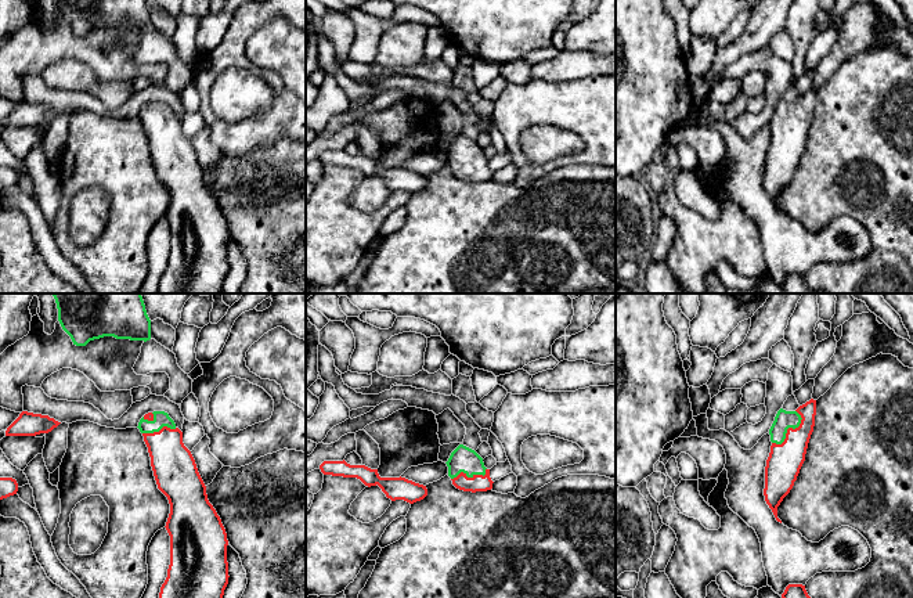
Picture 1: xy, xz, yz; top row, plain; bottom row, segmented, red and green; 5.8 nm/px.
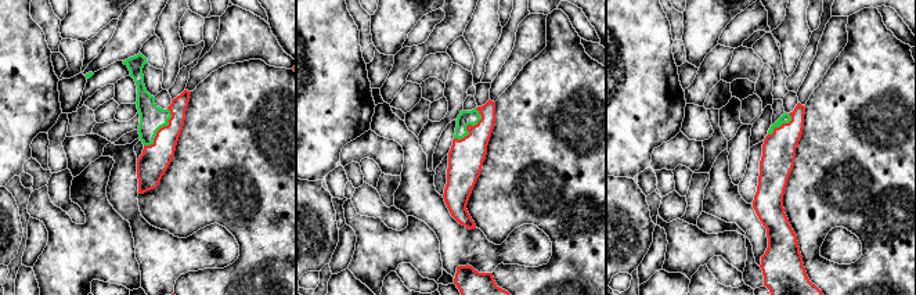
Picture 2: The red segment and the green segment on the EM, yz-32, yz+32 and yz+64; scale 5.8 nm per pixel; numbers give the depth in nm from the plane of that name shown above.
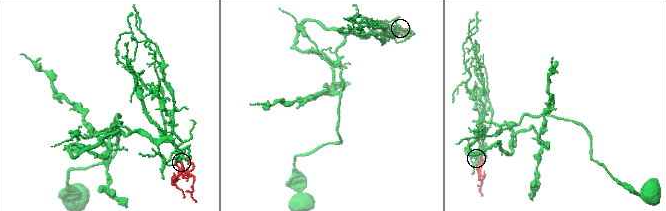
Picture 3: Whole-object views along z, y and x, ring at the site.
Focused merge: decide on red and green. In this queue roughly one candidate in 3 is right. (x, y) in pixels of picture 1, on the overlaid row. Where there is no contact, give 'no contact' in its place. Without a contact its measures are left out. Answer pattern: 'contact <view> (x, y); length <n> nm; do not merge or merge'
contact yz (789, 428); length 240 nm; merge

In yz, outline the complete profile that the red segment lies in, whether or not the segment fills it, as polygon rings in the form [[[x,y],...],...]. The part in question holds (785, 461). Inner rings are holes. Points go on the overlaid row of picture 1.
[[[811,399],[795,411],[780,408],[769,429],[771,453],[765,466],[765,501],[777,522],[777,507],[790,493],[805,461],[815,426],[816,400]]]

